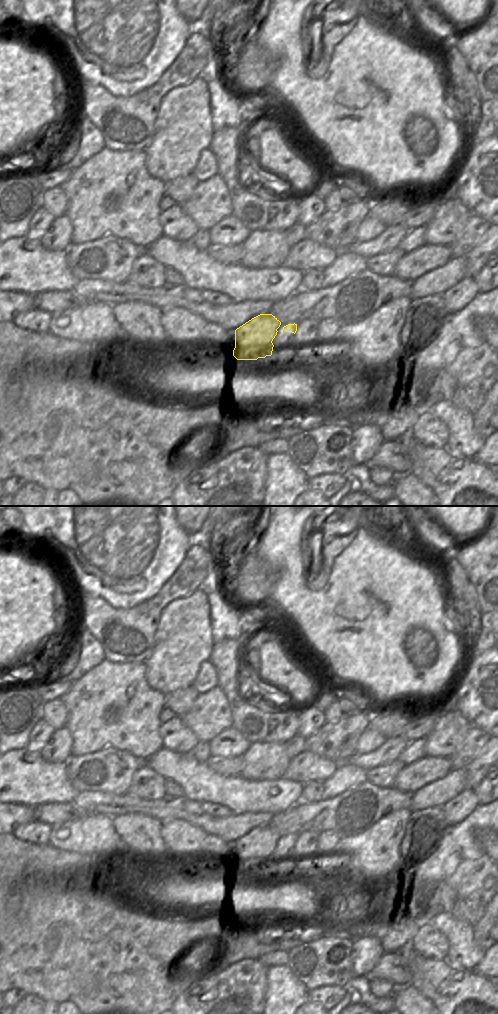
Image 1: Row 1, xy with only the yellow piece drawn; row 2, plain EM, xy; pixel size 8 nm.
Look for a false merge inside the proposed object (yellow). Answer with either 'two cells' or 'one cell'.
one cell

